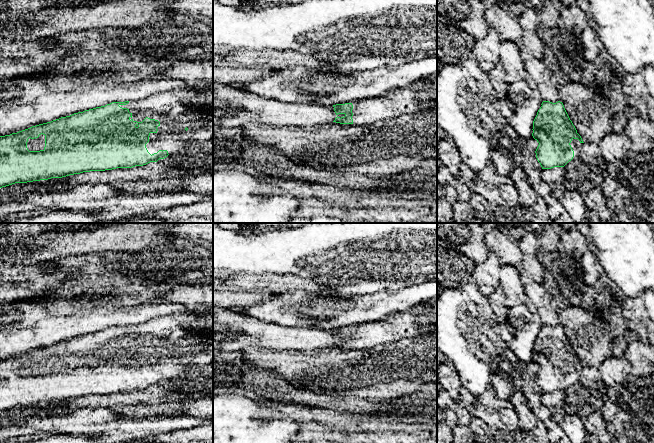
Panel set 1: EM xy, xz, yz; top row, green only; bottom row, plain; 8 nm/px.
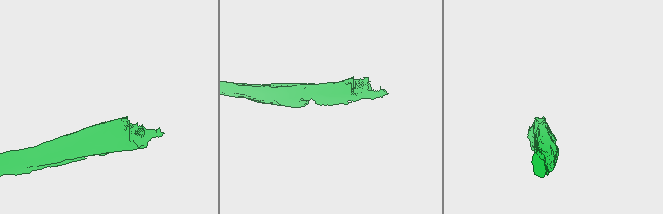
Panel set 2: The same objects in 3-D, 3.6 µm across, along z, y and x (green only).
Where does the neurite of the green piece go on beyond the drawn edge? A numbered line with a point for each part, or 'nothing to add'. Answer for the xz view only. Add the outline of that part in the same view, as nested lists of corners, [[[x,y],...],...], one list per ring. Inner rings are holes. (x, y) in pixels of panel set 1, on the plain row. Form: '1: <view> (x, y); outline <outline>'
1: xz (422, 320); outline [[[437,298],[424,302],[407,312],[397,313],[380,321],[354,325],[352,329],[353,349],[384,346],[405,338],[423,337],[427,334],[437,333]]]

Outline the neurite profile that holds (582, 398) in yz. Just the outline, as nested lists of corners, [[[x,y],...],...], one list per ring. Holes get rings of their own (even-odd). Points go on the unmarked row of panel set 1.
[[[581,367],[576,382],[563,391],[569,412],[582,418],[592,412],[601,411],[599,389],[604,387],[597,368]]]

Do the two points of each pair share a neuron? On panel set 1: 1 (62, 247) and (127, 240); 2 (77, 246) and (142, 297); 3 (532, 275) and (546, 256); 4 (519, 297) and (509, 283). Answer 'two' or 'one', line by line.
1: one
2: two
3: two
4: one

